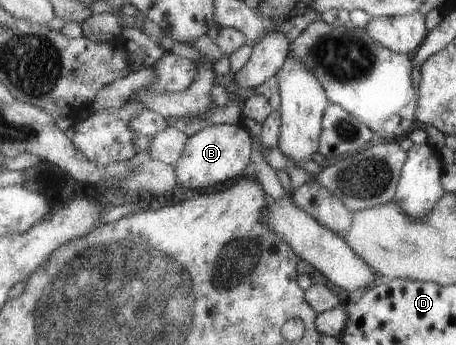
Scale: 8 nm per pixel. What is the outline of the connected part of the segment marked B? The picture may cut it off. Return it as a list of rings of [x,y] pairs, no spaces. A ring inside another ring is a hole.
[[[242,124],[209,125],[189,137],[181,158],[175,165],[178,182],[195,192],[213,184],[225,184],[237,178],[251,162],[251,134]]]

